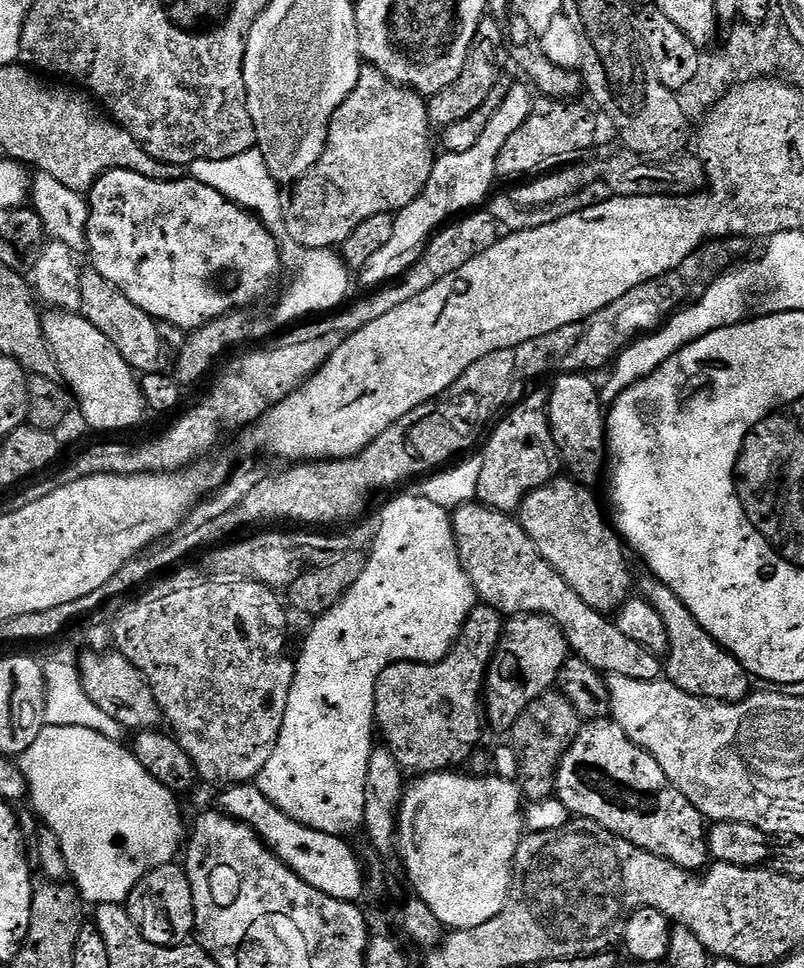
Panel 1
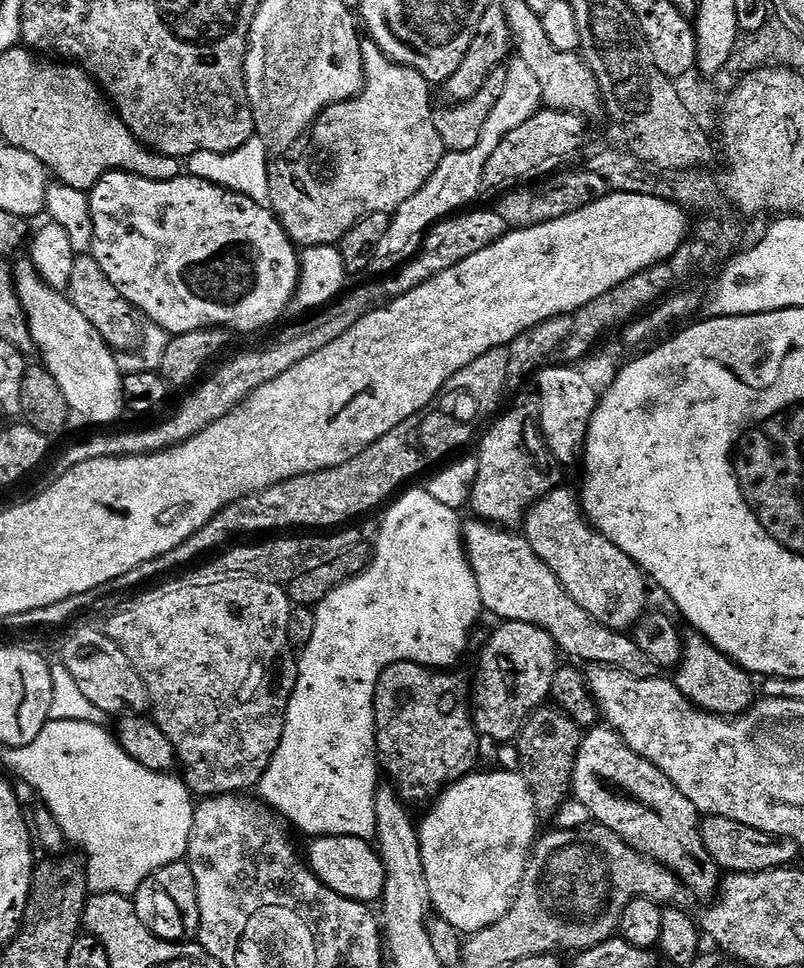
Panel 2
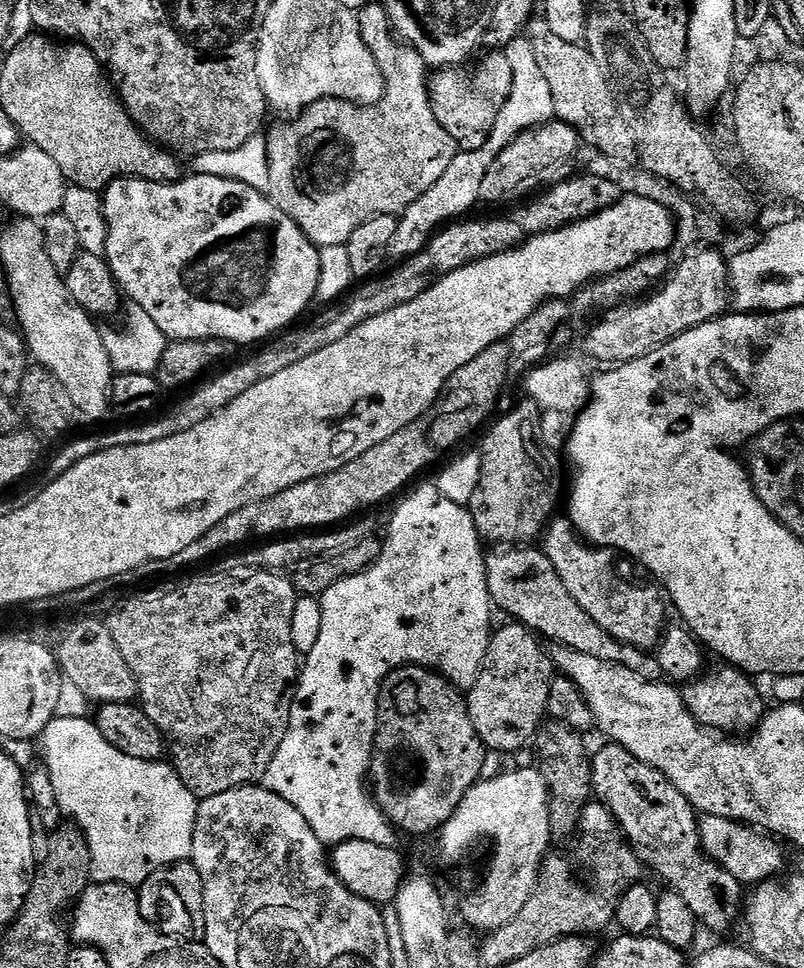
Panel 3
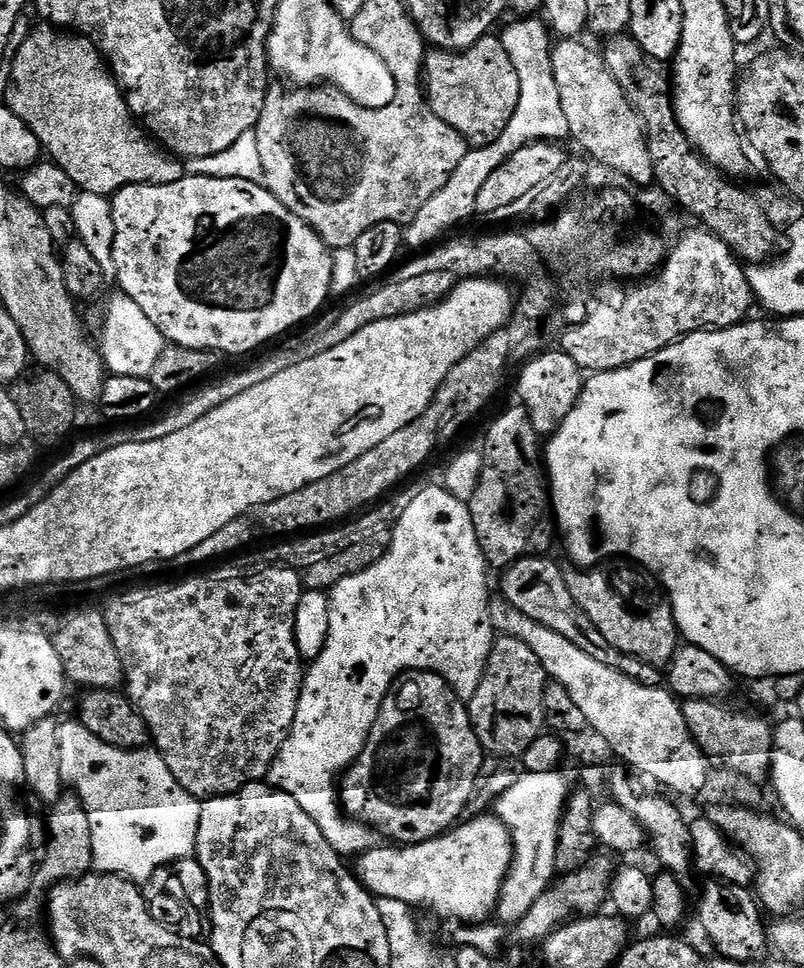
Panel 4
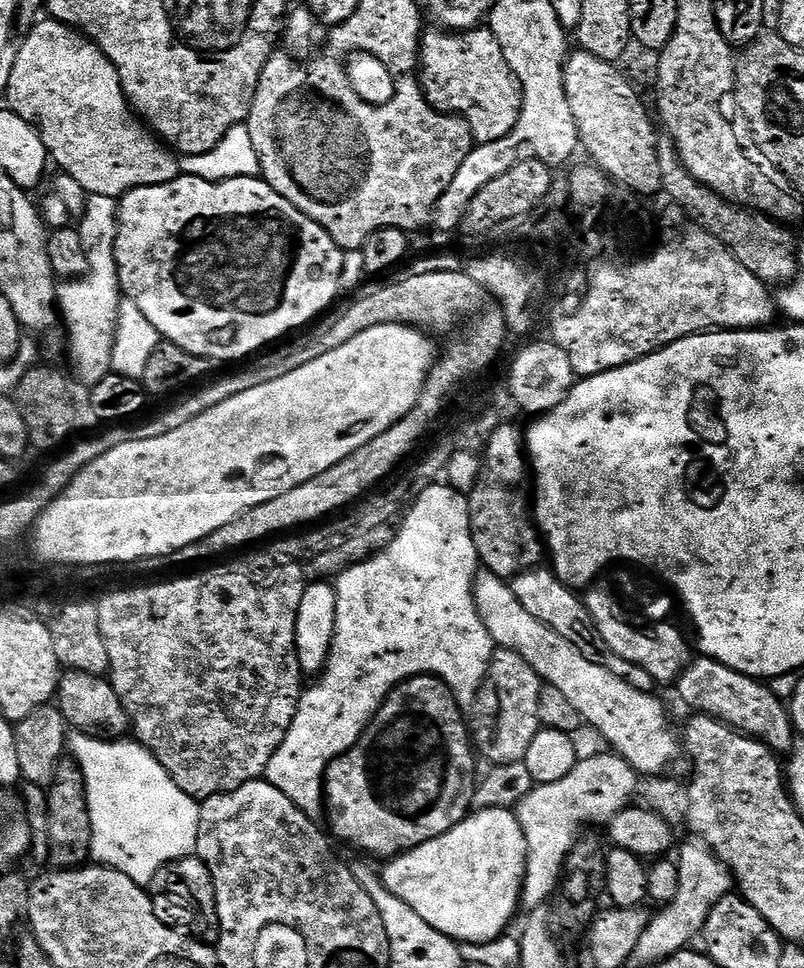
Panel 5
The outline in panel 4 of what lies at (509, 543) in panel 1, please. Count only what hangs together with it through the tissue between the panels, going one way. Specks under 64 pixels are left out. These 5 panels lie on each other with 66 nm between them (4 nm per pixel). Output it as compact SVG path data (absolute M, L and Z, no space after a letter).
M522 556L507 565L503 572L504 577L500 580L500 588L504 591L501 592L503 599L508 600L510 606L522 610L526 618L534 618L534 622L542 622L546 630L554 630L554 634L562 634L562 638L574 642L574 646L579 646L584 653L590 654L590 658L602 662L605 666L614 666L614 670L622 670L622 674L634 678L634 682L642 682L642 686L658 688L665 683L666 676L661 669L650 666L650 662L642 662L630 654L622 654L622 650L614 650L614 646L610 646L610 642L602 638L594 622L590 622L586 614L582 614L582 606L578 606L578 602L570 598L570 590L564 581L565 569L559 568L552 558Z

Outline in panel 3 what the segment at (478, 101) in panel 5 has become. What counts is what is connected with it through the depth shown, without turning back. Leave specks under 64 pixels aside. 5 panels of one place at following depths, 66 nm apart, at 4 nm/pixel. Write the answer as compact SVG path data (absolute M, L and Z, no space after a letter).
M496 50L488 56L473 72L463 72L463 67L445 68L431 73L428 82L428 97L434 110L434 118L450 138L454 138L460 152L484 150L489 147L492 131L500 122L500 115L510 98L514 82L514 70L507 55Z

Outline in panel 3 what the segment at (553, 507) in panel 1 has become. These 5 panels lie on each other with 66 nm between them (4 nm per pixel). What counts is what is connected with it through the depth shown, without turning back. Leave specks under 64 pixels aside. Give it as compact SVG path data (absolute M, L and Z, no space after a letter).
M567 518L548 521L542 533L542 550L546 558L550 558L554 570L558 570L558 578L562 578L562 586L566 586L570 598L574 598L574 602L578 602L578 606L582 606L582 610L586 610L610 638L618 638L618 642L626 646L655 649L666 627L665 597L659 587L639 588L636 584L627 584L616 573L617 557L609 549L585 542Z

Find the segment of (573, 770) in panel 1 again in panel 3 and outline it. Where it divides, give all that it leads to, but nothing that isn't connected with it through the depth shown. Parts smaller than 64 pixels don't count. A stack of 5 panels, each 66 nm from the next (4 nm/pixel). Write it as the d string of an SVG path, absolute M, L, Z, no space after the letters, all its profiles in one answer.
M605 743L600 753L591 757L592 761L592 790L595 799L611 810L623 839L627 841L636 857L645 869L657 872L665 880L671 891L682 894L683 900L694 910L697 920L705 929L712 932L724 932L732 923L739 921L742 916L742 905L746 900L746 888L734 874L726 874L722 866L718 866L704 853L700 841L700 821L698 813L691 802L662 775L658 770L646 766L634 754L627 752L621 744Z

